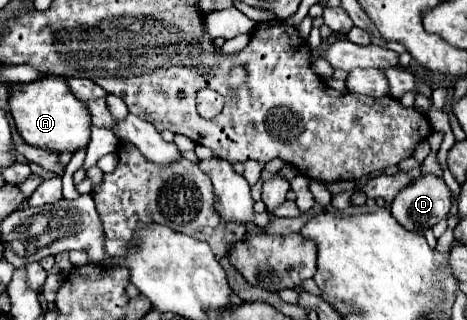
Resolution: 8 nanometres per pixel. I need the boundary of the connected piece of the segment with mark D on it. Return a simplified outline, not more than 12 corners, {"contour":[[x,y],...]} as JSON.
{"contour":[[424,175],[400,189],[390,211],[420,235],[444,219],[450,189]]}

